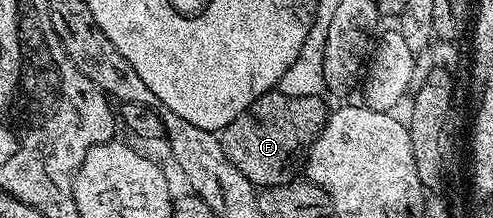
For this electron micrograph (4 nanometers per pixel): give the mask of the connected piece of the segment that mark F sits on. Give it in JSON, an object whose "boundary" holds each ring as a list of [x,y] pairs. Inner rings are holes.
{"boundary":[[[278,88],[262,94],[221,131],[224,152],[256,188],[296,181],[304,169],[307,151],[327,123],[329,106],[323,101],[322,97],[285,96]]]}

